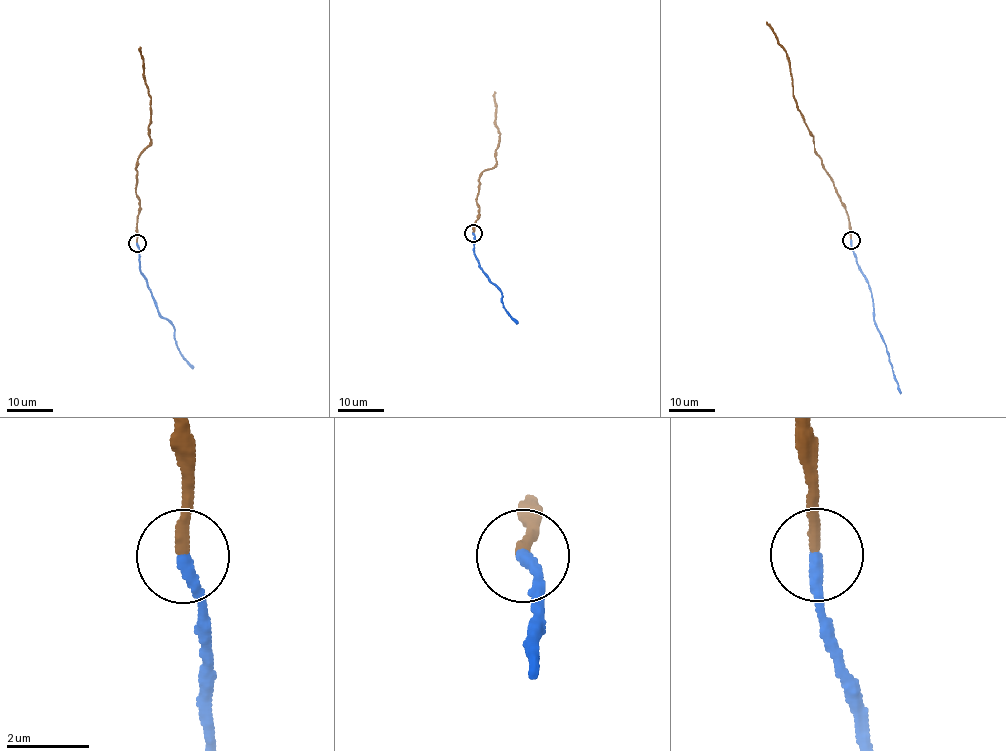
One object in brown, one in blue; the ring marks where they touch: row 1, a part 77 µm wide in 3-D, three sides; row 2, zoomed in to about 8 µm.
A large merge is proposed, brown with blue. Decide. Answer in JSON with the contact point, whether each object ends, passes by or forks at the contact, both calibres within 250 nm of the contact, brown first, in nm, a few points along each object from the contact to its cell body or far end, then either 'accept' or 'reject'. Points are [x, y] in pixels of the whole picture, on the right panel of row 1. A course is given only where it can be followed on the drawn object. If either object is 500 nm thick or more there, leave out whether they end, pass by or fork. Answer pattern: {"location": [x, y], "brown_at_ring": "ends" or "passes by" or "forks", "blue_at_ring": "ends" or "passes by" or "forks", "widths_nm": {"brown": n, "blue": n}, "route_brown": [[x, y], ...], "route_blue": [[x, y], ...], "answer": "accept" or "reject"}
{"location": [851, 240], "brown_at_ring": "ends", "blue_at_ring": "ends", "widths_nm": {"brown": 300, "blue": 280}, "route_brown": [[851, 239], [846, 206], [824, 168], [813, 135], [798, 108], [786, 50], [766, 21]], "route_blue": [[851, 240], [860, 271], [868, 284], [874, 320], [884, 341], [900, 394]], "answer": "accept"}

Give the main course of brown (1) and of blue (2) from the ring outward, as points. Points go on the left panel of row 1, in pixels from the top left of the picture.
1: (136, 242), (139, 199), (135, 189), (135, 164), (150, 140), (150, 95), (139, 46)
2: (136, 243), (139, 271), (147, 280), (157, 312), (173, 325), (175, 344), (192, 369)

